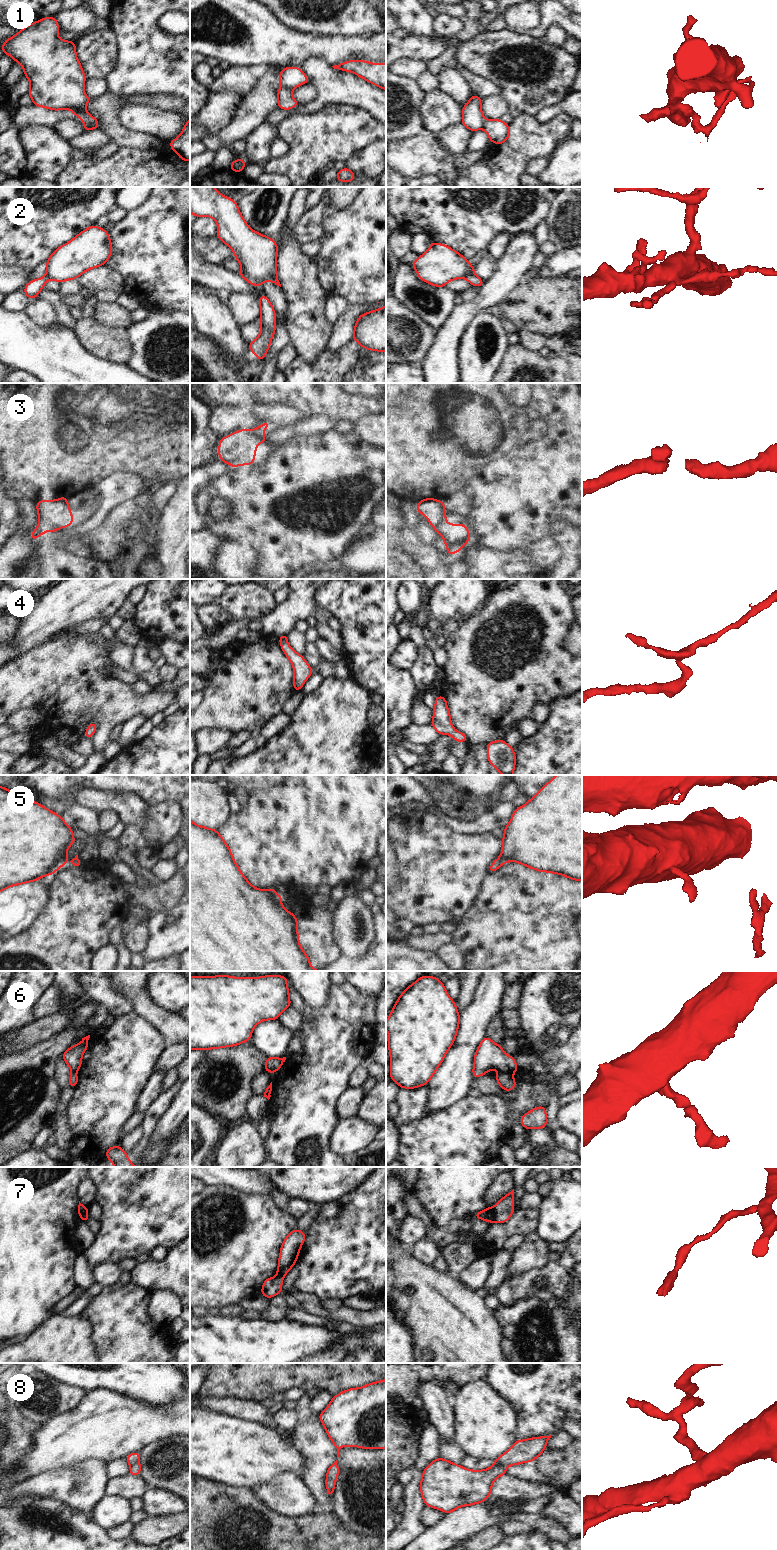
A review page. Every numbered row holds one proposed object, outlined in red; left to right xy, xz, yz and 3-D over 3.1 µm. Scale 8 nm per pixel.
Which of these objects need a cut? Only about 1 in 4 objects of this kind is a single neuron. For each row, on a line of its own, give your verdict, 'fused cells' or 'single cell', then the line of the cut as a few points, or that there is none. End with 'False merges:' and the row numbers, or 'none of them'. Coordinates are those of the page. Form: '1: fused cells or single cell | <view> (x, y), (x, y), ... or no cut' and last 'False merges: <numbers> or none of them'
1: fused cells | xy (83, 120), (90, 118), (93, 128)
2: fused cells | xz (242, 267), (260, 285)
3: fused cells | xz (241, 430), (252, 431), (262, 437)
4: single cell | no cut
5: single cell | no cut
6: fused cells | yz (500, 1071), (511, 1074)
7: fused cells | yz (492, 1208), (496, 1220)
8: single cell | no cut
False merges: 1, 2, 3, 6, 7

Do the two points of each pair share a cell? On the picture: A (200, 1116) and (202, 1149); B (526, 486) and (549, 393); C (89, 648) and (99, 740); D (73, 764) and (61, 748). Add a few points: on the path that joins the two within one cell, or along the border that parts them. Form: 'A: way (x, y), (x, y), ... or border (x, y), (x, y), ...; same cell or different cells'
A: way (200, 1124), (200, 1141); same cell
B: way (549, 463), (557, 455), (557, 416); same cell
C: way (90, 671), (90, 677), (102, 701), (102, 717); same cell
D: way (71, 760), (63, 752); same cell

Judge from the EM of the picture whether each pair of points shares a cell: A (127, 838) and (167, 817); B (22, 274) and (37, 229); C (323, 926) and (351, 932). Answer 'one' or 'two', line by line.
A: one
B: two
C: two

